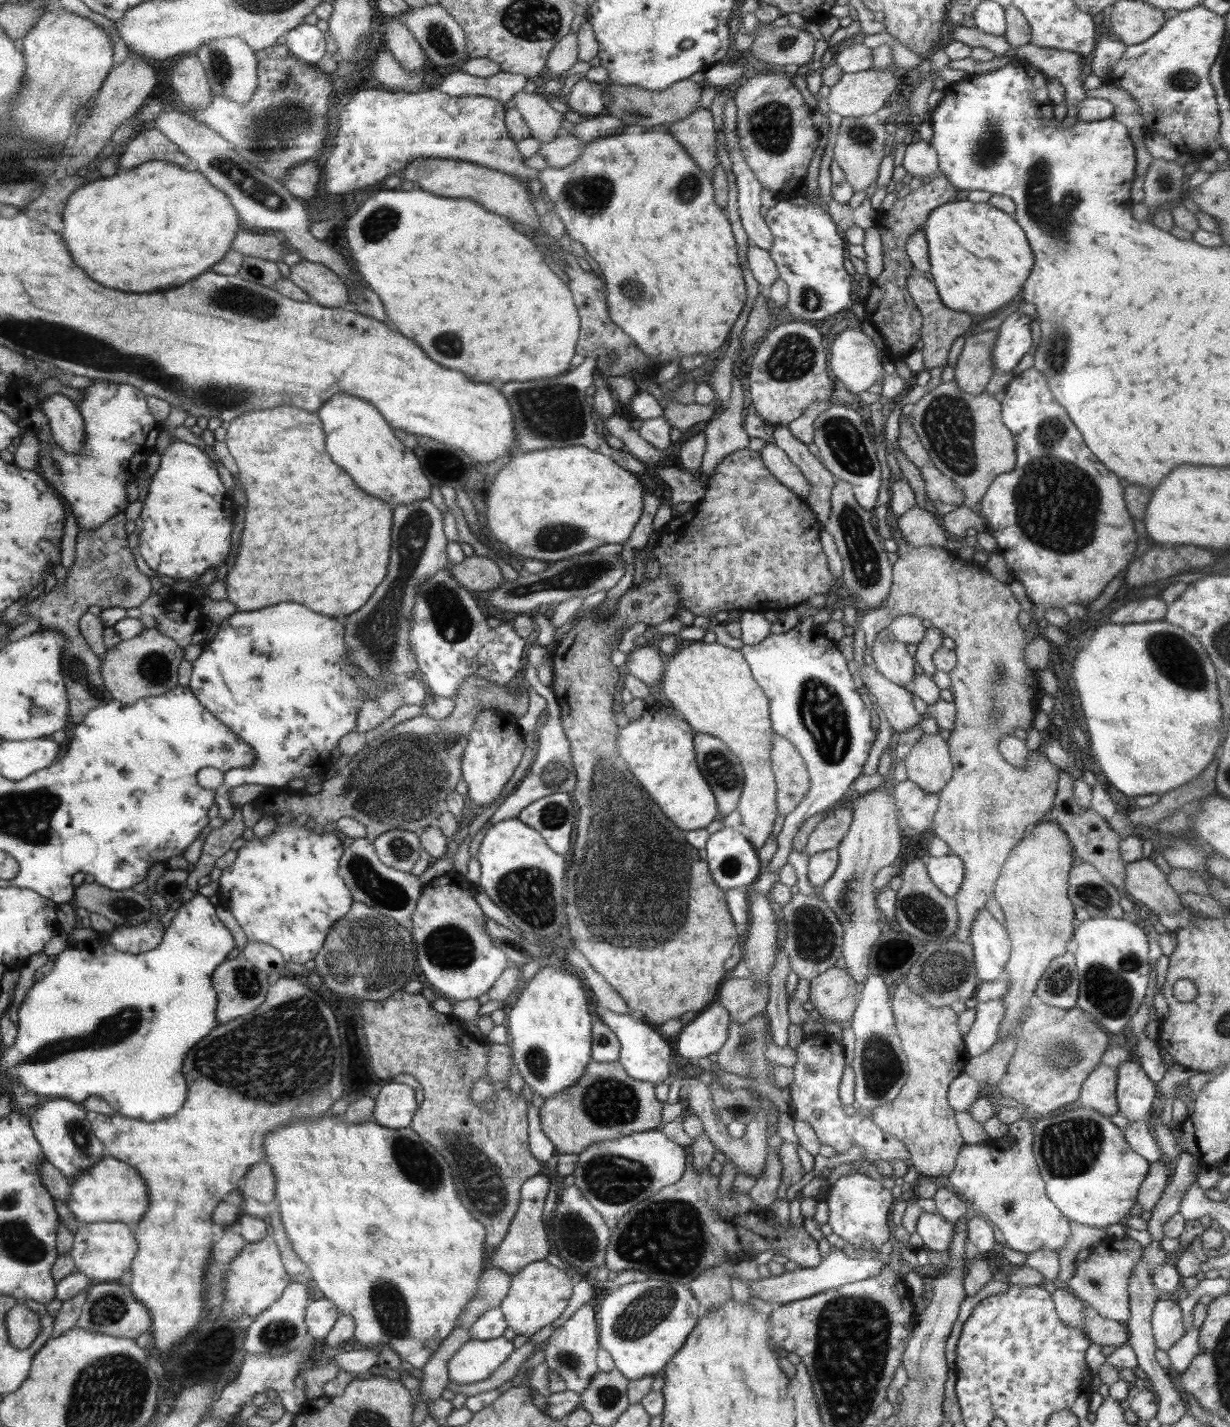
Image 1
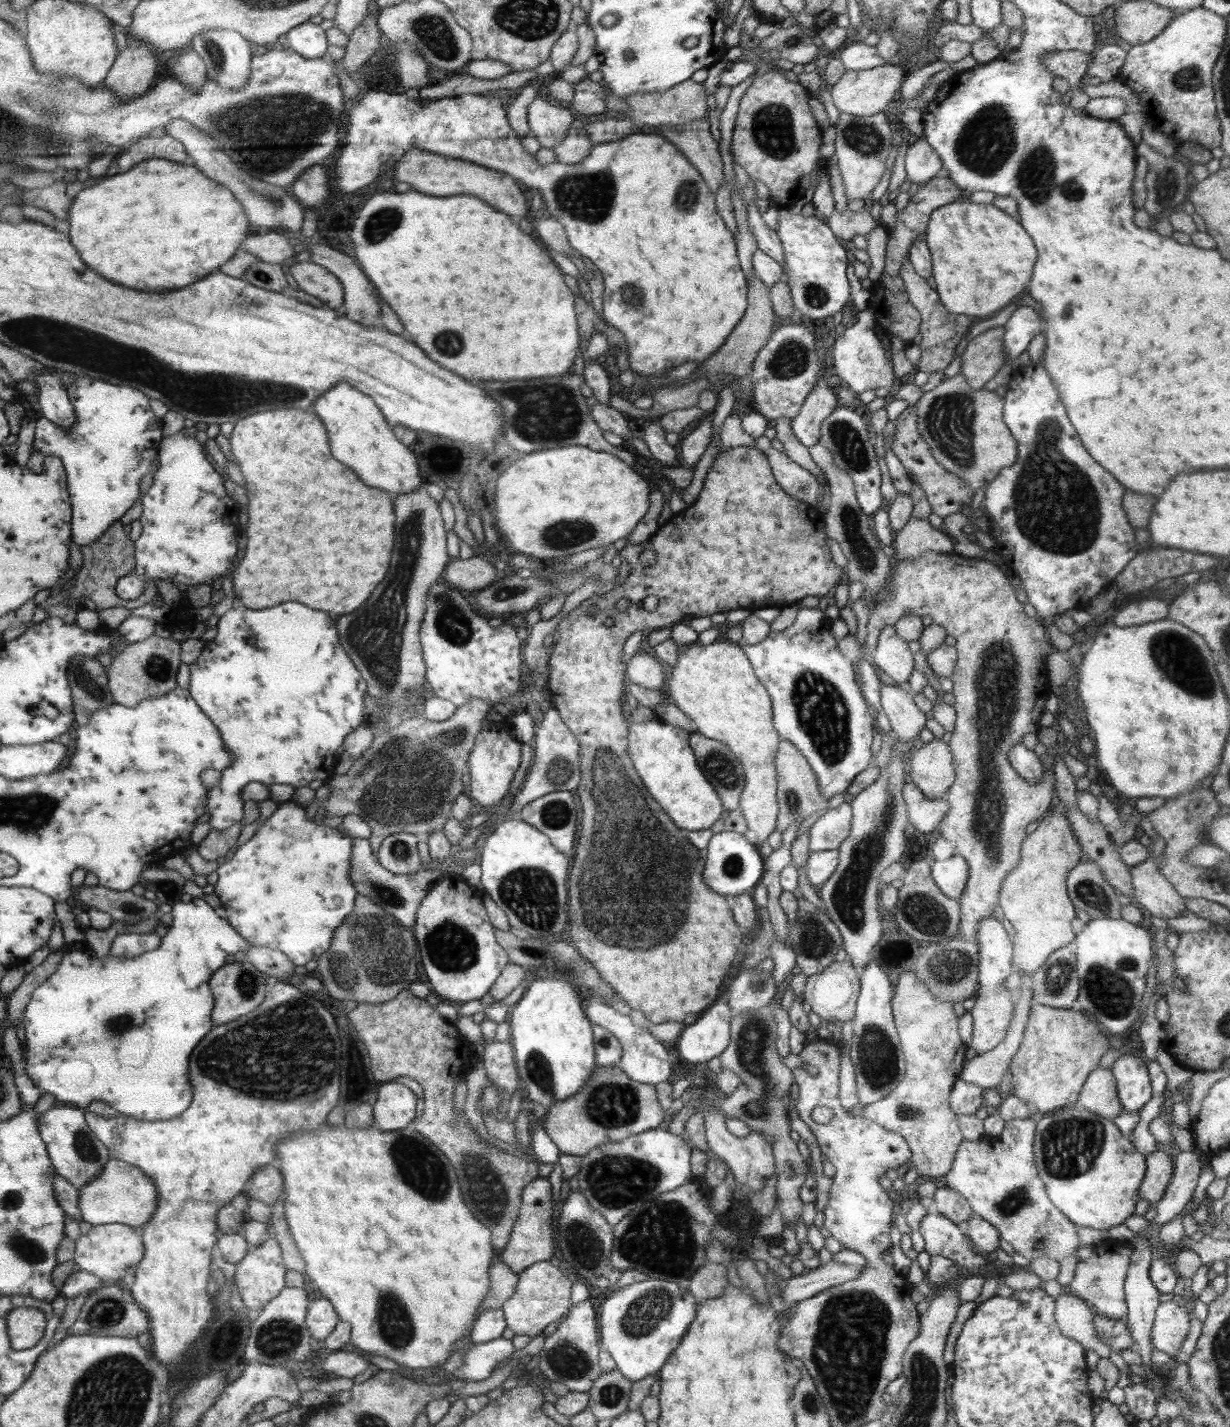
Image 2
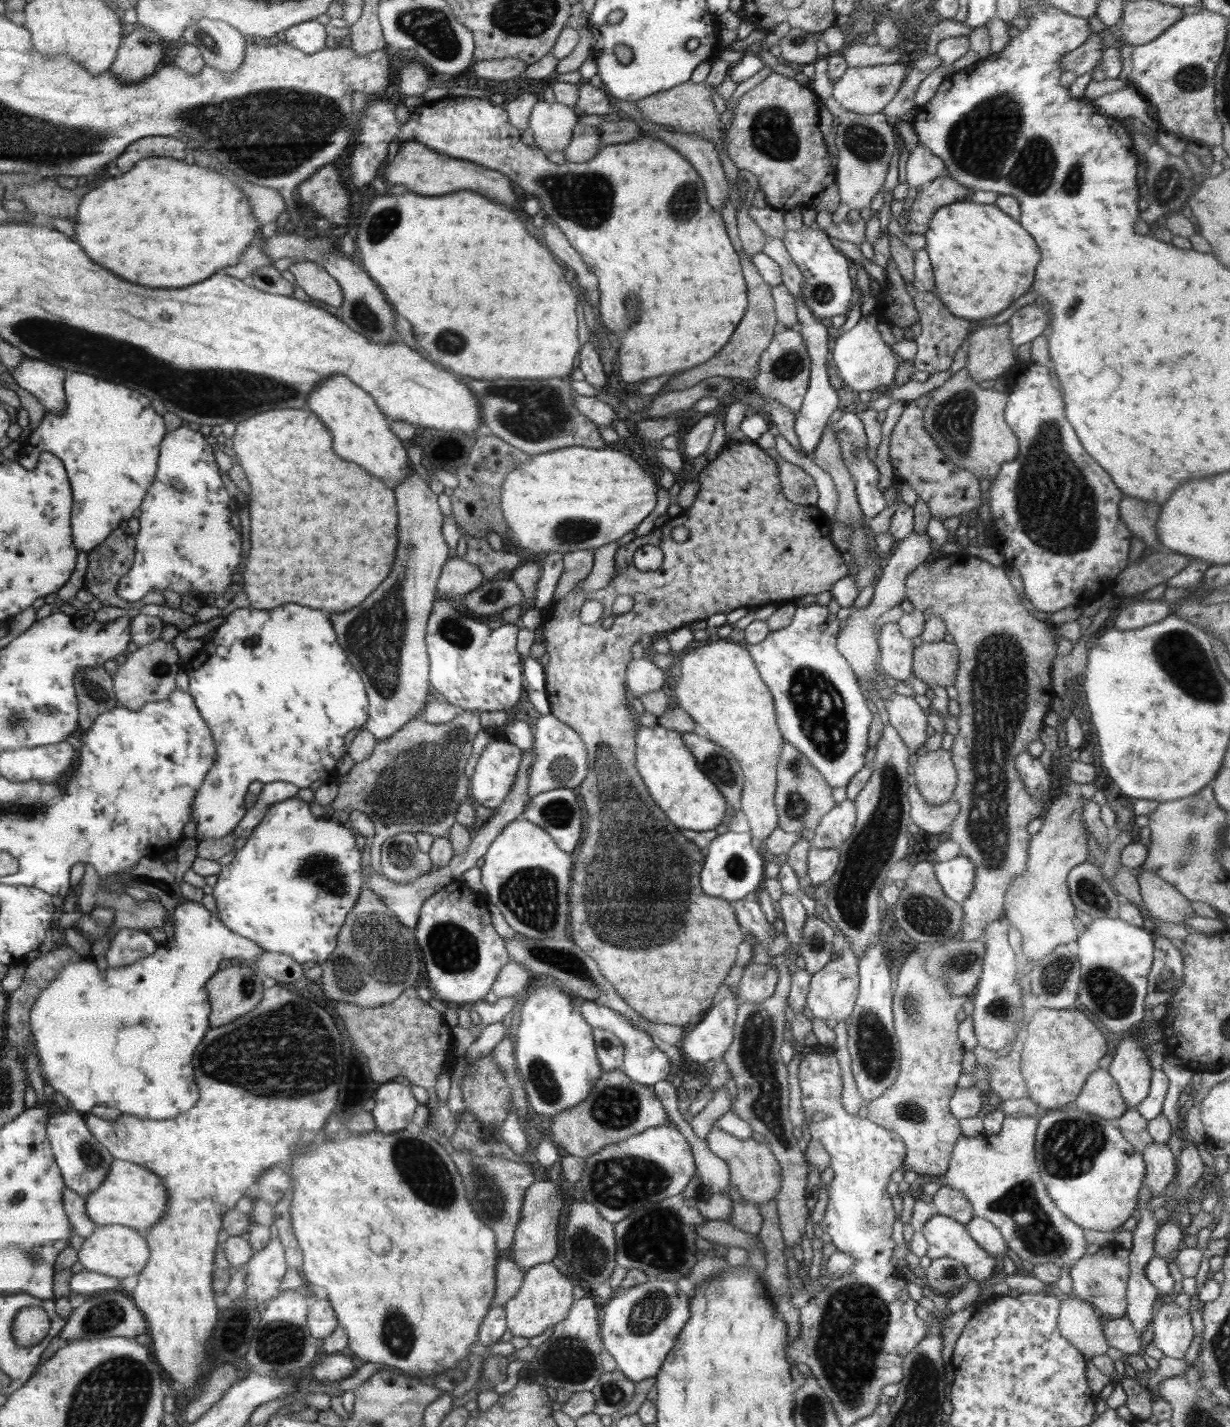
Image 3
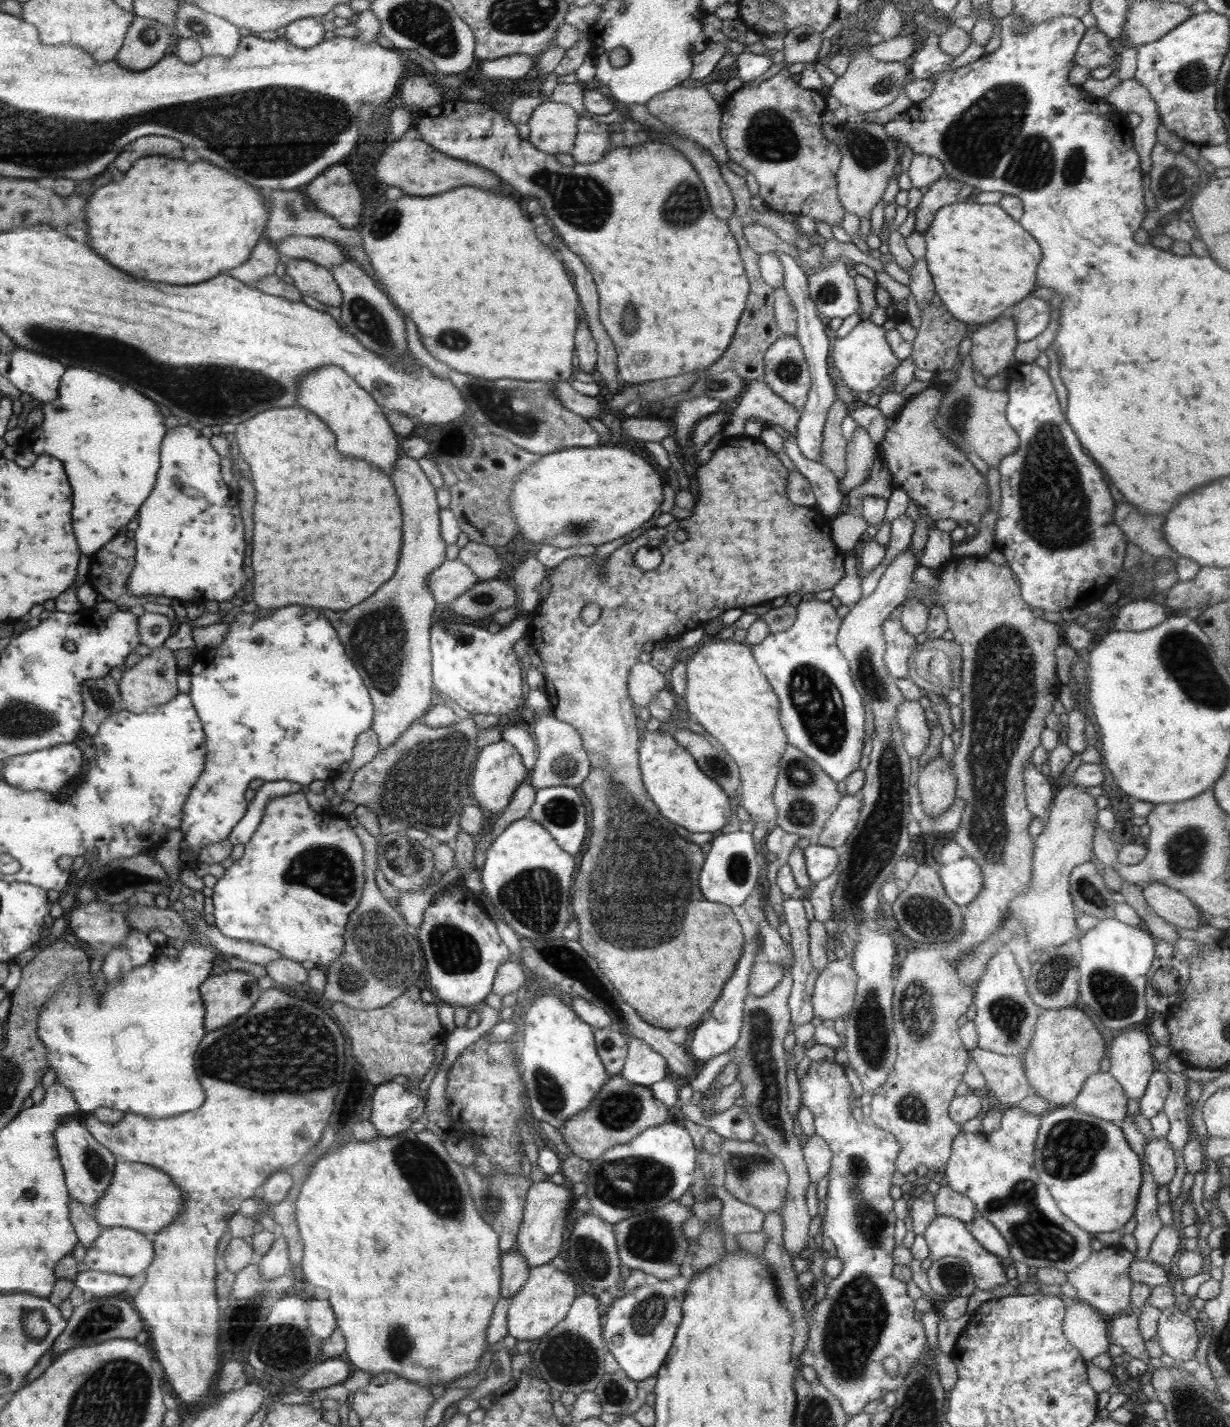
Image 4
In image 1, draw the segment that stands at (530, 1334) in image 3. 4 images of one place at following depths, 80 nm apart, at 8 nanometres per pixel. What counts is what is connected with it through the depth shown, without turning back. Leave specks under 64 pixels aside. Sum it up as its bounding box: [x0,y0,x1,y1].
[501,1259,573,1337]

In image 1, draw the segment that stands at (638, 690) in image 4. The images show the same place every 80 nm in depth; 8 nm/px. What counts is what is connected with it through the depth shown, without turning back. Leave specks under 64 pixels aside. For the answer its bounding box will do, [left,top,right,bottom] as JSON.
[624,643,666,687]

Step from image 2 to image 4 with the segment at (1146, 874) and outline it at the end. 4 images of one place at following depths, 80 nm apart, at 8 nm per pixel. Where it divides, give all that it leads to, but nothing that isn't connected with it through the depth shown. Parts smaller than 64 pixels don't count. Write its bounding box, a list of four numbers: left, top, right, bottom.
[1143,882,1203,930]

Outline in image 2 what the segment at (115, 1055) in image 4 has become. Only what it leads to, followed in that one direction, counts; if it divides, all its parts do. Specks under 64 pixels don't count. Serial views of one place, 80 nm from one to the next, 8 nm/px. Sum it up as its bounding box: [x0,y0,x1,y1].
[20,898,251,1122]

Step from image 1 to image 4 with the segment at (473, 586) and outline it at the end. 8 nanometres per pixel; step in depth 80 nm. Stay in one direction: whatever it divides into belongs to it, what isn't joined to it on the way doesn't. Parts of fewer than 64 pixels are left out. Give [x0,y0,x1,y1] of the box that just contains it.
[430,558,480,604]

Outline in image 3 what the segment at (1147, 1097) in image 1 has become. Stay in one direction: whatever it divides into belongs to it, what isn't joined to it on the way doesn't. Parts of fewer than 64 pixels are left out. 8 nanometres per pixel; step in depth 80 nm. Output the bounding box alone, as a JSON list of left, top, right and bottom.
[1108,1035,1153,1109]

